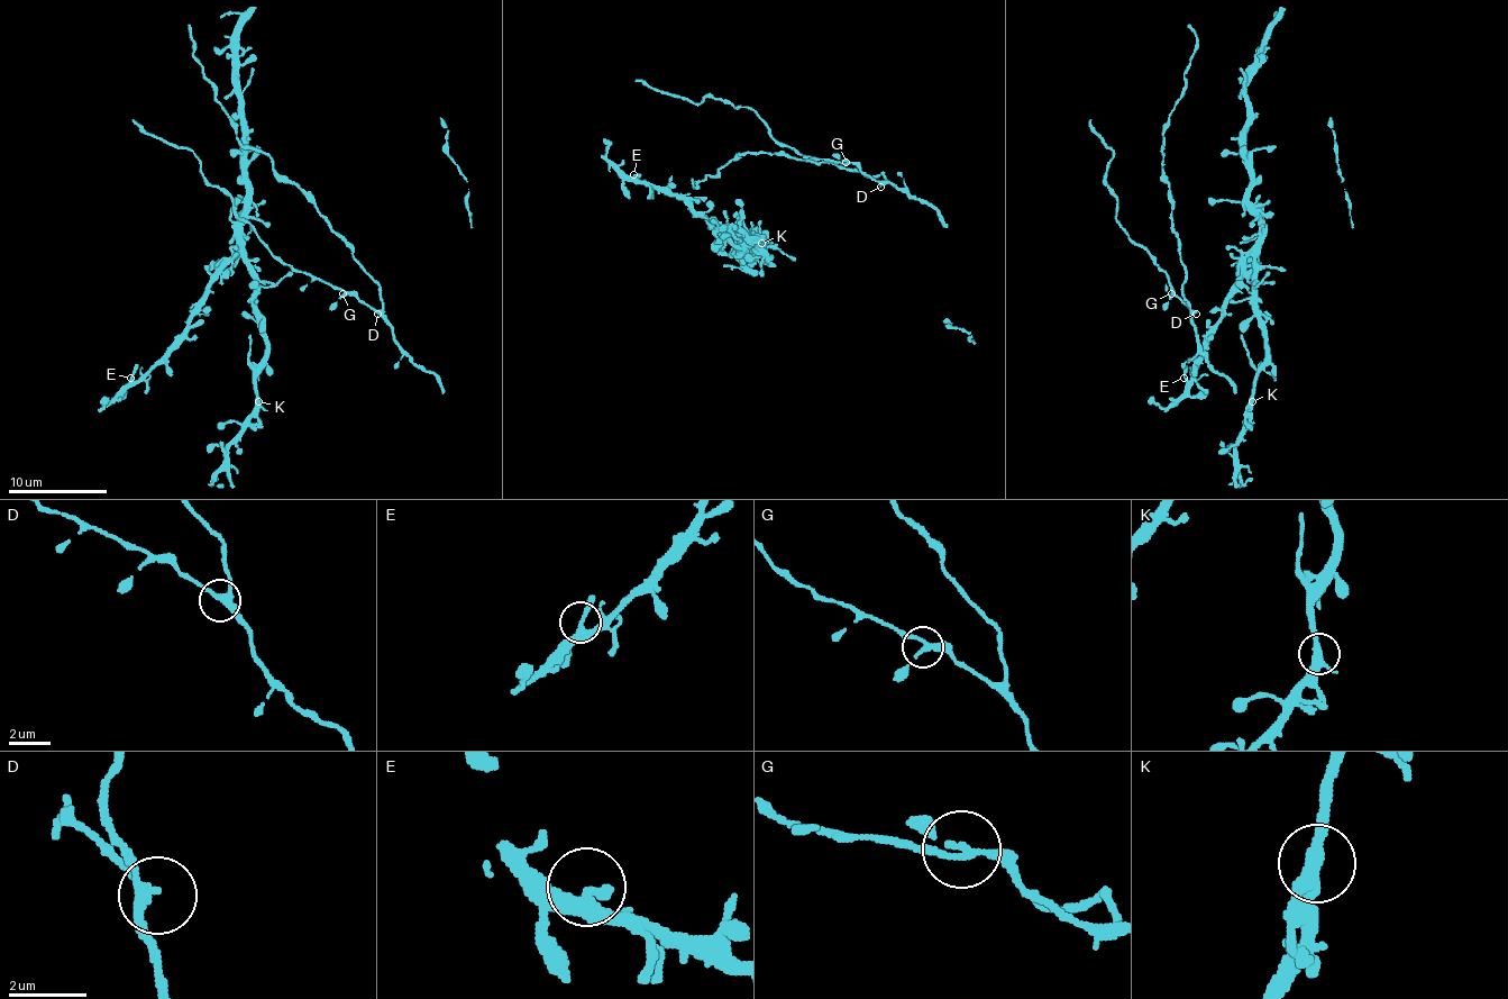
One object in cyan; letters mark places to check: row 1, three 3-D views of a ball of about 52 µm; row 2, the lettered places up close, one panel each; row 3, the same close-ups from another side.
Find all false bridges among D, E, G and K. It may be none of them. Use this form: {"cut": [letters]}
{"cut": []}

